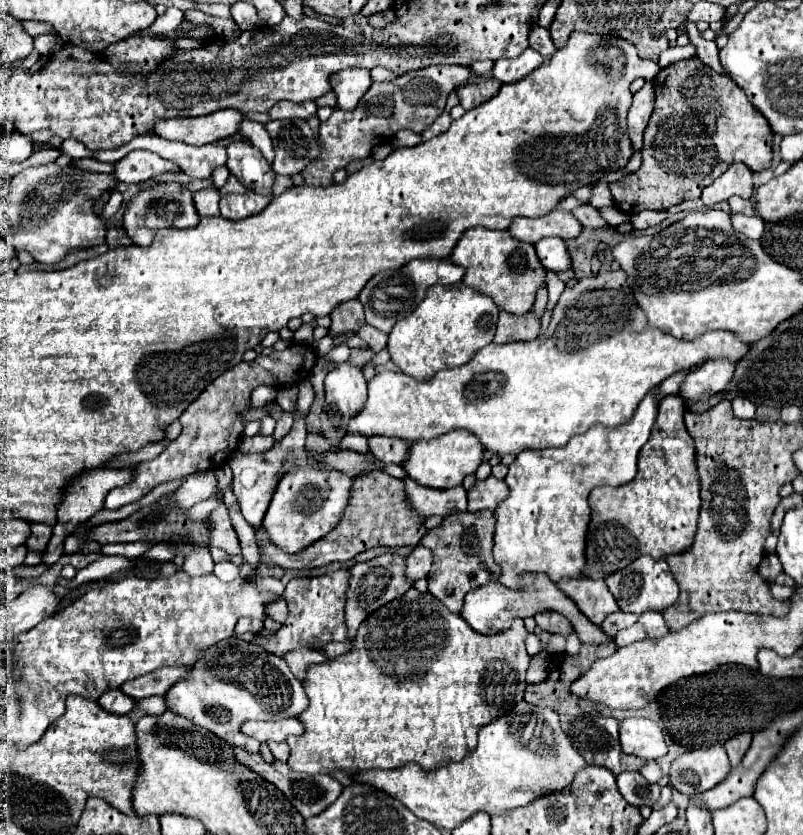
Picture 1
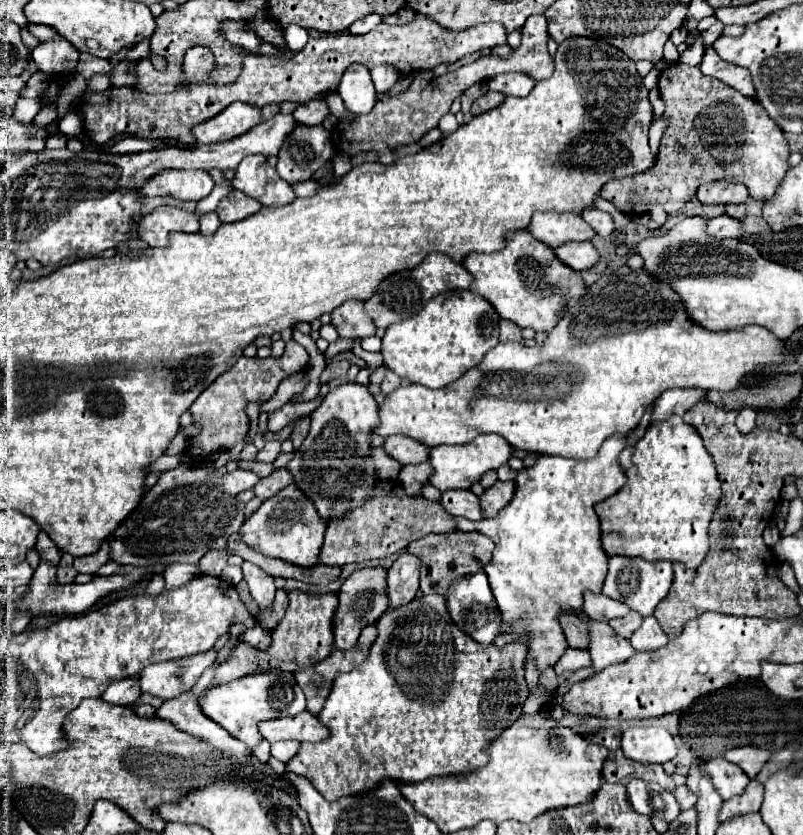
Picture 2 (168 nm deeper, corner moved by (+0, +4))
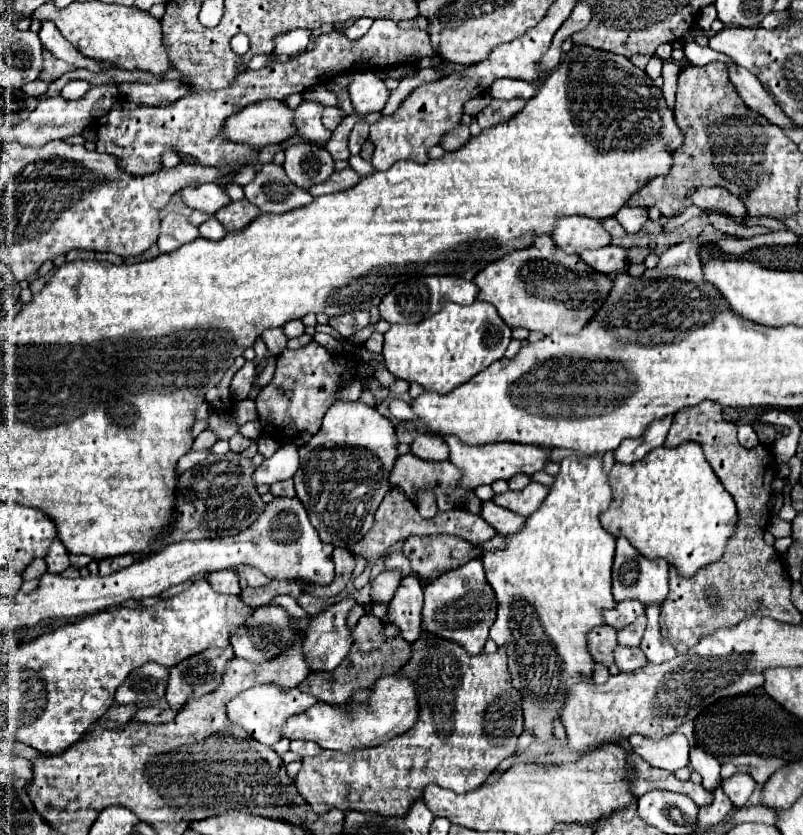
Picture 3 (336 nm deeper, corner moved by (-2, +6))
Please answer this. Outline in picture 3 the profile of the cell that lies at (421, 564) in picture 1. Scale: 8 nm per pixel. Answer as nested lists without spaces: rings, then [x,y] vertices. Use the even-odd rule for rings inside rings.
[[[380,572],[374,582],[372,582],[372,588],[370,588],[370,596],[372,596],[372,602],[374,604],[388,604],[396,592],[396,588],[400,586],[400,580],[402,576],[398,572]]]

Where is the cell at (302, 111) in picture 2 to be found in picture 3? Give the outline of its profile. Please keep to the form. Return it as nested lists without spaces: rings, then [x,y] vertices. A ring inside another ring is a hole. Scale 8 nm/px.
[[[326,106],[324,108],[324,114],[322,114],[322,122],[328,130],[336,130],[336,126],[344,120],[344,112],[340,108],[332,108],[332,106]]]

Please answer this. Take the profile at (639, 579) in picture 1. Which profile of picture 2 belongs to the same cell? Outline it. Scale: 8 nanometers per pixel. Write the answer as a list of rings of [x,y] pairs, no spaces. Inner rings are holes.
[[[612,556],[608,560],[608,574],[606,574],[602,592],[618,602],[624,602],[626,606],[640,612],[642,616],[650,616],[654,608],[660,604],[660,600],[664,600],[666,594],[670,592],[672,582],[674,582],[674,572],[672,572],[672,562],[668,560],[646,562],[642,558]]]

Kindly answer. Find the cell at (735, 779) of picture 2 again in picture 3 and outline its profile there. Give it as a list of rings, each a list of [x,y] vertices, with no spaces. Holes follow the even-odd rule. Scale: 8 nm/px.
[[[736,774],[736,776],[728,778],[728,780],[724,780],[722,788],[728,794],[728,798],[732,800],[732,804],[736,808],[742,808],[748,802],[750,794],[754,792],[756,782],[752,778],[748,778],[748,774]]]

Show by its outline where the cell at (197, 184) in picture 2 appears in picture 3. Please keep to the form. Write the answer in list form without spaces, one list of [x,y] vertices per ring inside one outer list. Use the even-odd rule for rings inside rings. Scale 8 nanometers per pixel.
[[[214,182],[212,184],[194,184],[194,186],[182,188],[182,200],[190,208],[206,212],[206,214],[216,214],[216,210],[230,204],[230,198],[224,192],[224,188],[220,188]]]

